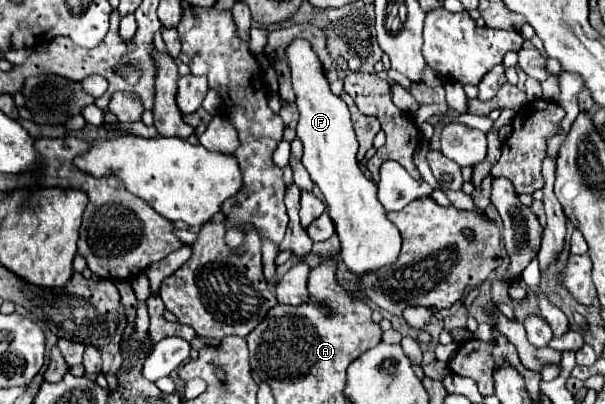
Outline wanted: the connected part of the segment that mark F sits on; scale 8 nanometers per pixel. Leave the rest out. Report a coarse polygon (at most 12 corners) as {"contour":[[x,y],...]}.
{"contour":[[306,39],[284,53],[302,165],[354,275],[402,239],[356,161],[348,105]]}

